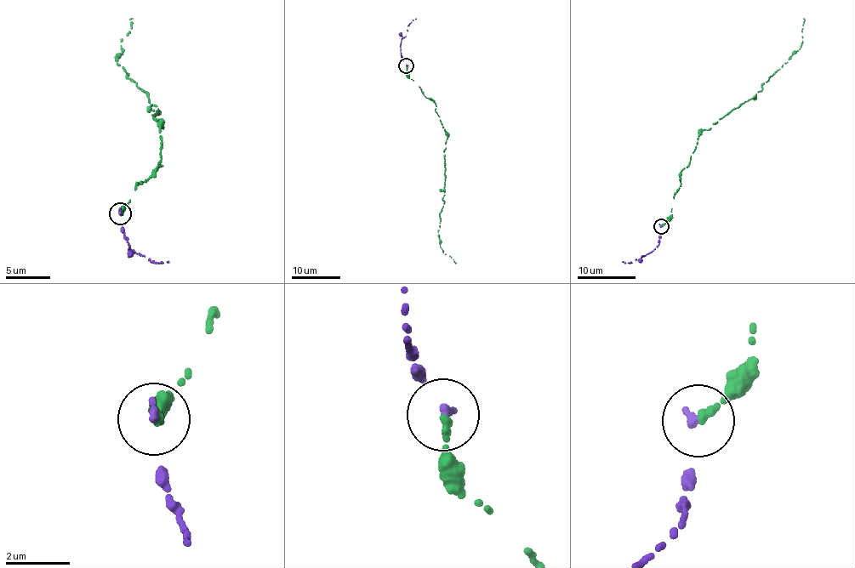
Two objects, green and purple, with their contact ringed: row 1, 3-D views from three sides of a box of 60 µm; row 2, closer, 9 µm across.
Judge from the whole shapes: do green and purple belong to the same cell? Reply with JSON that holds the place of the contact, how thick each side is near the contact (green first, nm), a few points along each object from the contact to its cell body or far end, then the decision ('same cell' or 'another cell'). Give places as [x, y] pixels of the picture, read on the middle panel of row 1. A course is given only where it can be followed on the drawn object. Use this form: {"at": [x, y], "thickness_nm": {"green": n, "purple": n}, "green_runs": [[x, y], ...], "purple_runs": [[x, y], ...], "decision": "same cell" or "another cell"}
{"at": [406, 65], "thickness_nm": {"green": 260, "purple": 200}, "green_runs": [[407, 66], [409, 78], [436, 106], [435, 111], [447, 135], [444, 201], [437, 232], [441, 251], [457, 263]], "purple_runs": [[407, 65], [400, 48], [407, 26], [416, 19]], "decision": "another cell"}

